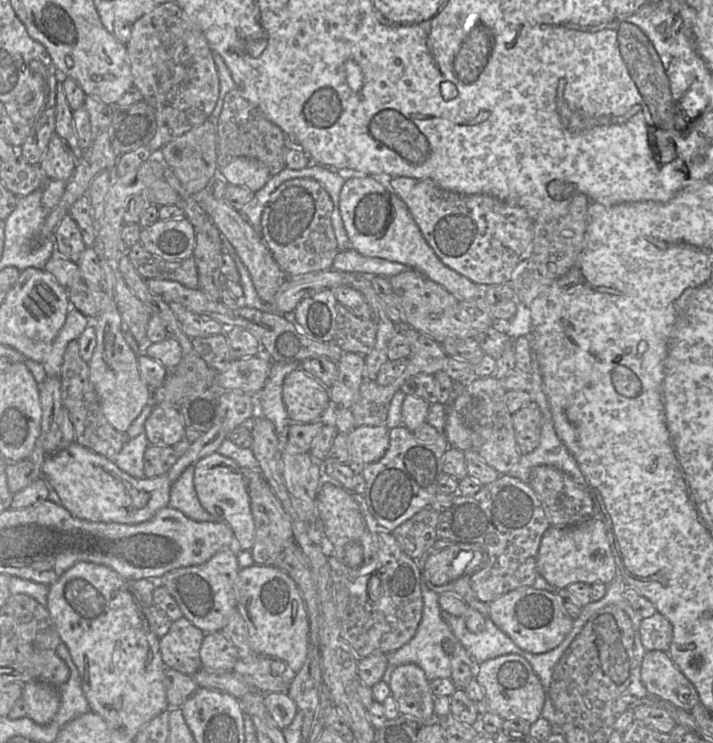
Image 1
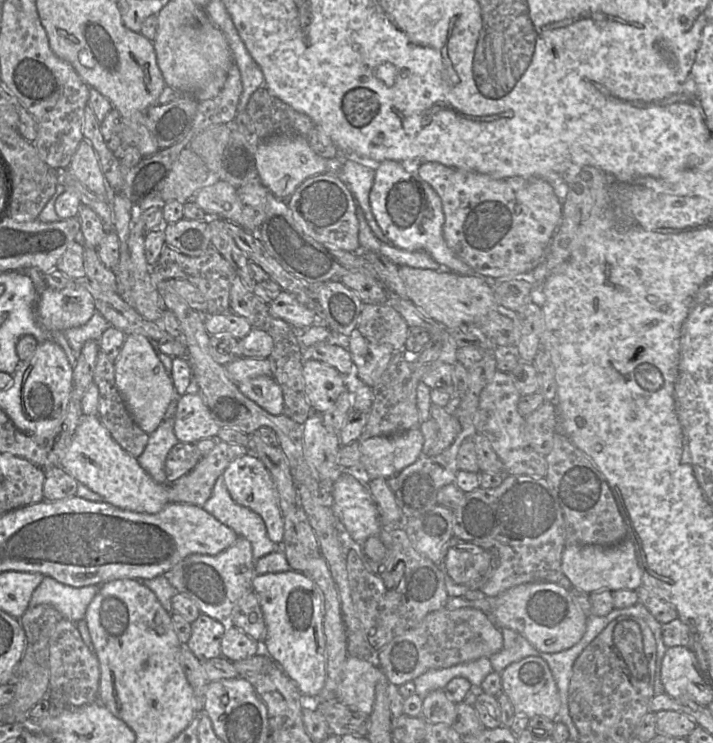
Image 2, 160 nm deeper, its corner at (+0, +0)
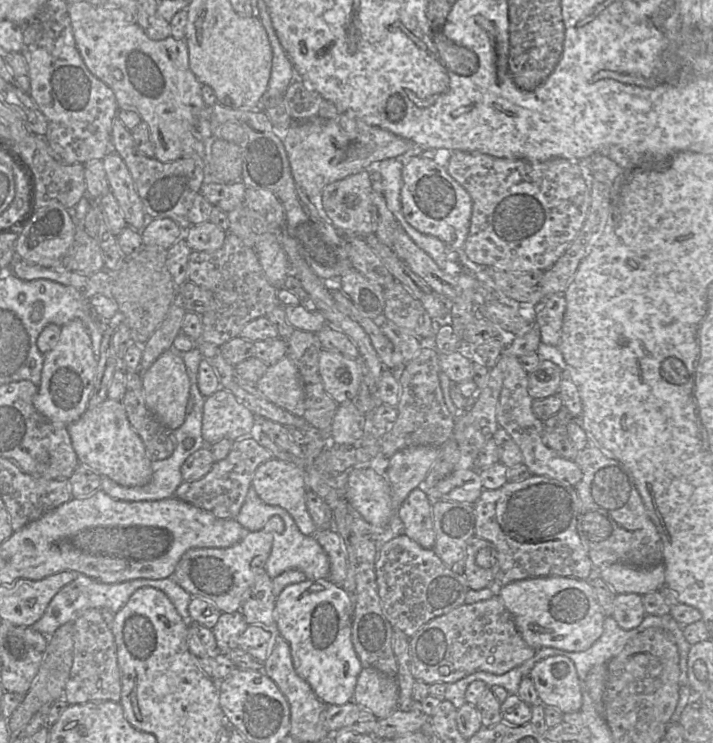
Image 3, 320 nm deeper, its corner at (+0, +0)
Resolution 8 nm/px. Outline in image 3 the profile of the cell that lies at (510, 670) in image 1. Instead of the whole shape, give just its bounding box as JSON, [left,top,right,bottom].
[529,656,582,713]

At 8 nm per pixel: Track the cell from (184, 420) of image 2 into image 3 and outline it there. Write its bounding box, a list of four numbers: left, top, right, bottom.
[202,389,258,444]

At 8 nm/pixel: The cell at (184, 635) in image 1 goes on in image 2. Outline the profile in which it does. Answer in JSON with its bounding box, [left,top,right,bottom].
[185,614,226,661]

